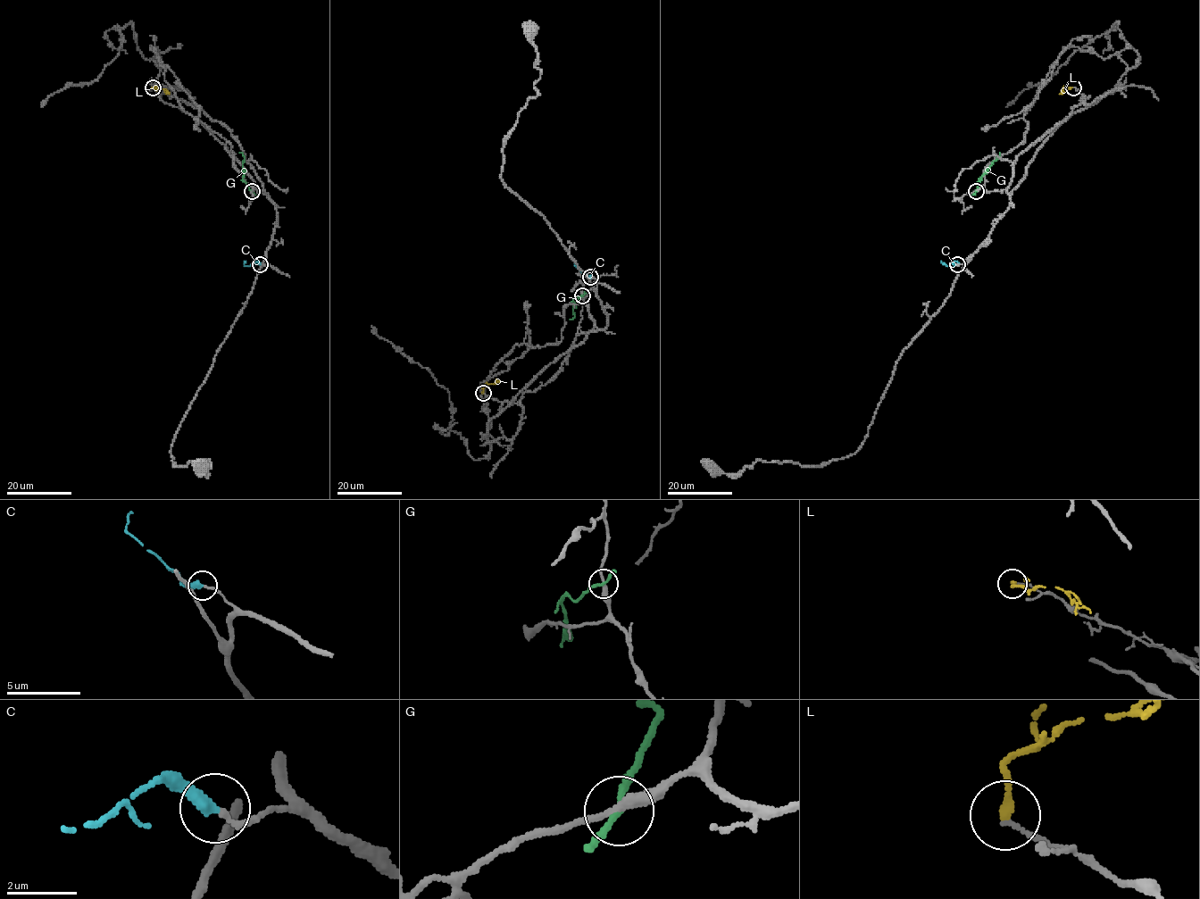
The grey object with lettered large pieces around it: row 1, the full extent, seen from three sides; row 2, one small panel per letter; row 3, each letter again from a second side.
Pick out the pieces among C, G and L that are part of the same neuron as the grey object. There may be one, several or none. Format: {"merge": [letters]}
{"merge": ["C"]}

